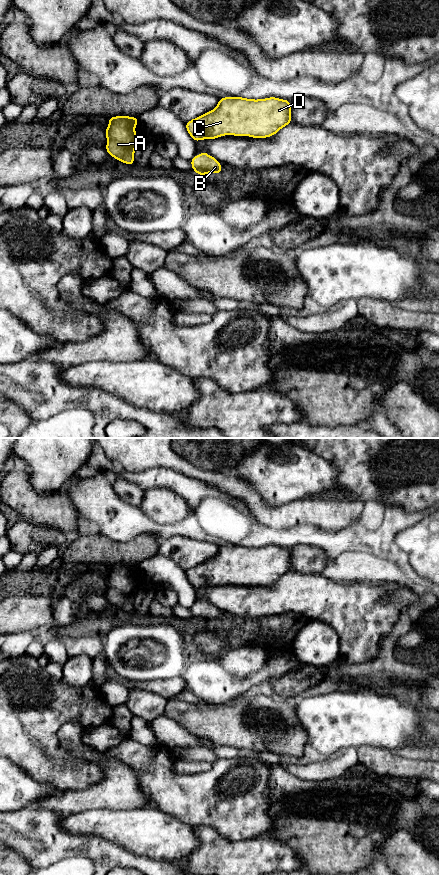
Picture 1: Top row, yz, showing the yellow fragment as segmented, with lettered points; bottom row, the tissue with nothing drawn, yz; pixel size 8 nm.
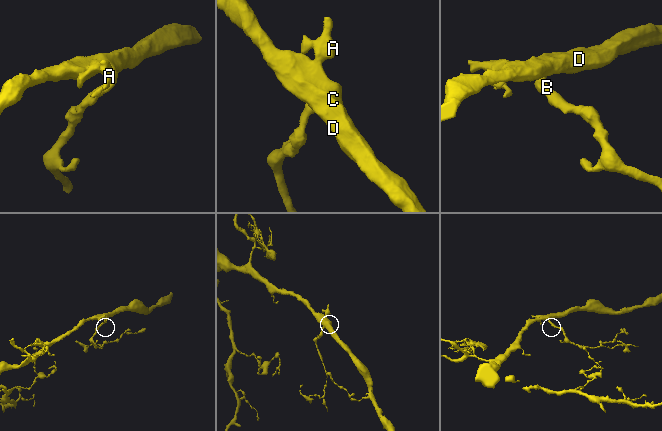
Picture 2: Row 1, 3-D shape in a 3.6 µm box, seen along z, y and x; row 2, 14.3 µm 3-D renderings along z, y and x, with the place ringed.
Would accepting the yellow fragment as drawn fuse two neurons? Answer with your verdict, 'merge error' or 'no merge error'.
no merge error

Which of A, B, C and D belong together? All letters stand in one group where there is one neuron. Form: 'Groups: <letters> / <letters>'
Groups: A B C D

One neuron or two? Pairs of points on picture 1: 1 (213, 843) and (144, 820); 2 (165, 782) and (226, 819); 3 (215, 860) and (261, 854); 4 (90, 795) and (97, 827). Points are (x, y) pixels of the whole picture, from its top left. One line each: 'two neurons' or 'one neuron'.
1: two neurons
2: one neuron
3: one neuron
4: two neurons

